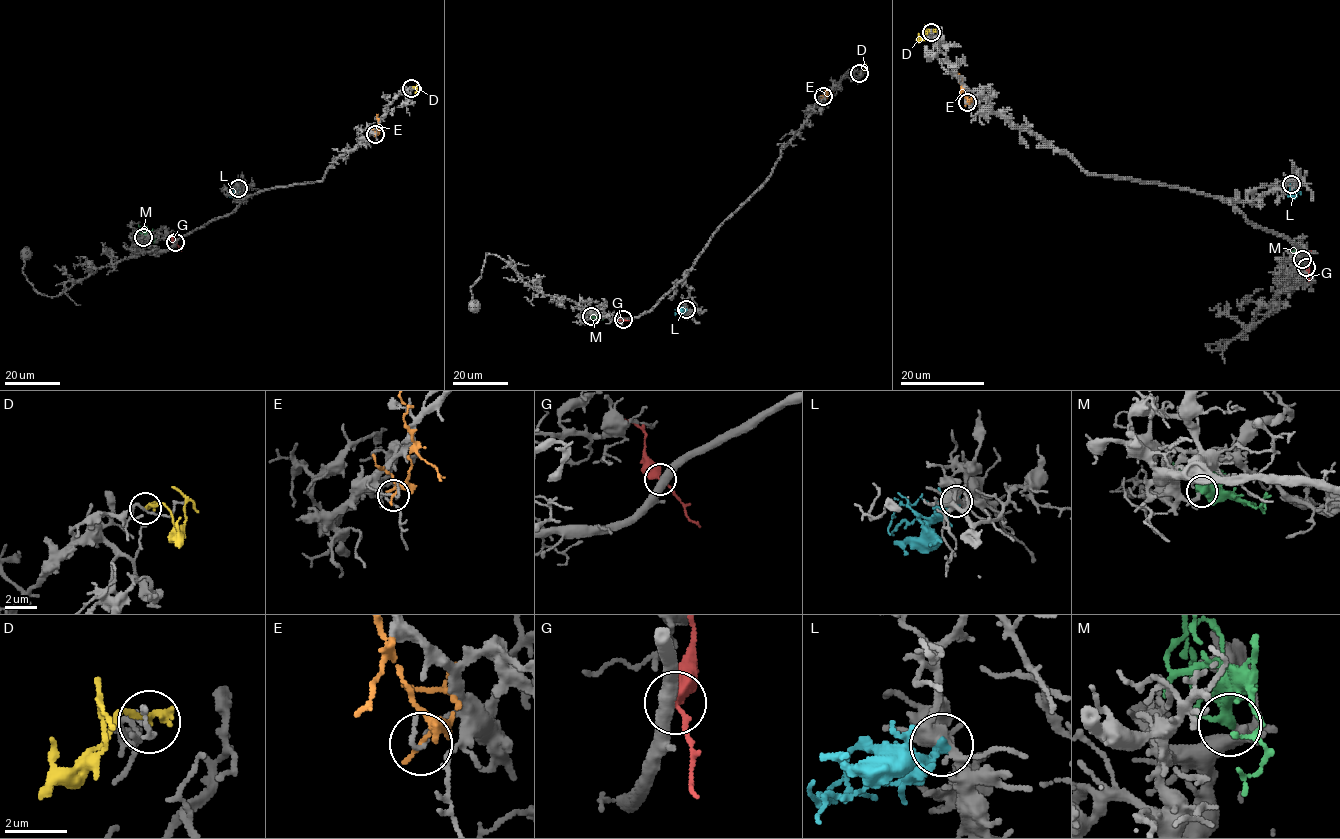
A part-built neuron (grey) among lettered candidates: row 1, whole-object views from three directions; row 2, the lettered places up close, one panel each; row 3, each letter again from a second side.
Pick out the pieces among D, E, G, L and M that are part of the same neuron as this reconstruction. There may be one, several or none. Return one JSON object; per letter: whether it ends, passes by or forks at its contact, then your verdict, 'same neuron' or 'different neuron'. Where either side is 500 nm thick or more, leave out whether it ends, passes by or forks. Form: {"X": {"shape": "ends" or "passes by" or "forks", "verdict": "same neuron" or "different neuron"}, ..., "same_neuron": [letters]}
{"D": {"shape": "ends", "verdict": "different neuron"}, "E": {"shape": "passes by", "verdict": "different neuron"}, "G": {"shape": "passes by", "verdict": "different neuron"}, "L": {"shape": "passes by", "verdict": "different neuron"}, "M": {"shape": "passes by", "verdict": "same neuron"}, "same_neuron": ["M"]}

